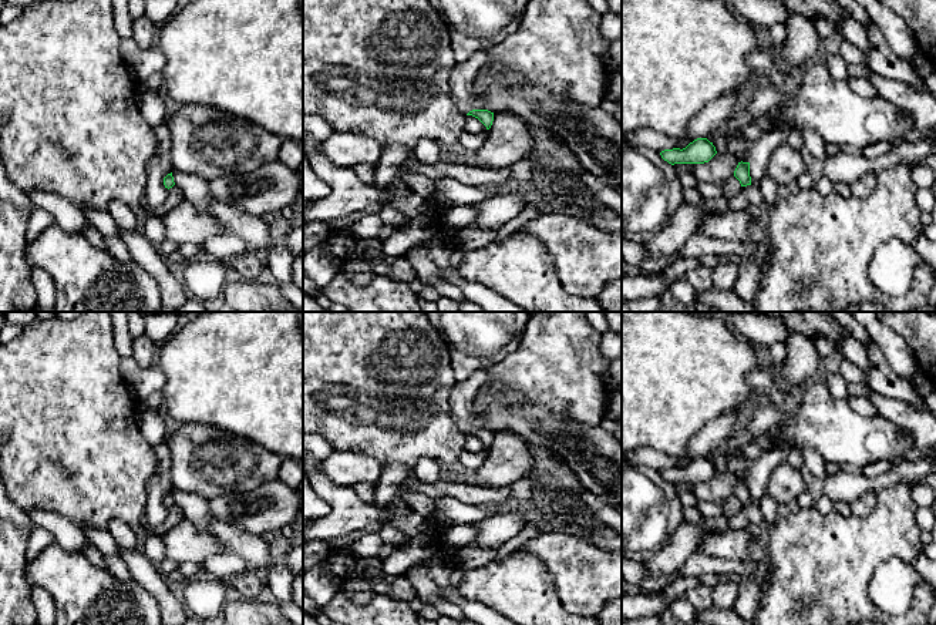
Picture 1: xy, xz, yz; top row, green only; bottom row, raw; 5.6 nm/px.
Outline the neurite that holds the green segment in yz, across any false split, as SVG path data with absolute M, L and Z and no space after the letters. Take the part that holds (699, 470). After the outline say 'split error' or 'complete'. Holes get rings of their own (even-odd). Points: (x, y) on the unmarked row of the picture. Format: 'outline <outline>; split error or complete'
outline M697 457L686 467L664 468L661 477L669 483L704 483L717 473L716 466L707 457Z; complete

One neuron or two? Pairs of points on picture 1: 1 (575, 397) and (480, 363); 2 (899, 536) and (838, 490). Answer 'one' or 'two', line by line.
1: two
2: two

